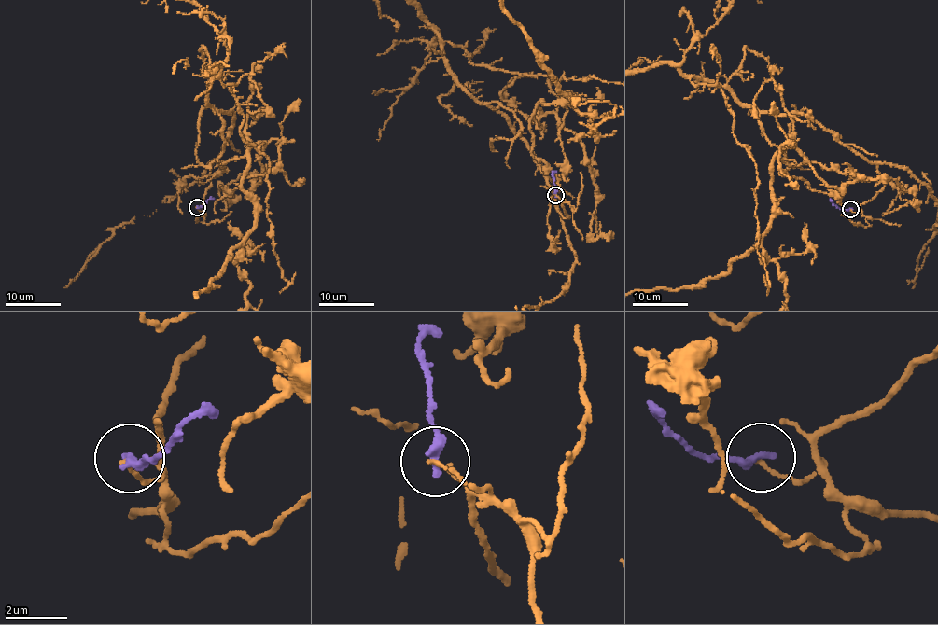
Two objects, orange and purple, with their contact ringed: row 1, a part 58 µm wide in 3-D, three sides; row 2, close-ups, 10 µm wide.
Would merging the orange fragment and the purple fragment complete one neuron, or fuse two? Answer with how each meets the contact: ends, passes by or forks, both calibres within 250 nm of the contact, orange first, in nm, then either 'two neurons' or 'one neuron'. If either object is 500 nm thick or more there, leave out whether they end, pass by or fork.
orange ends | purple ends | 110/320 nm | two neurons

